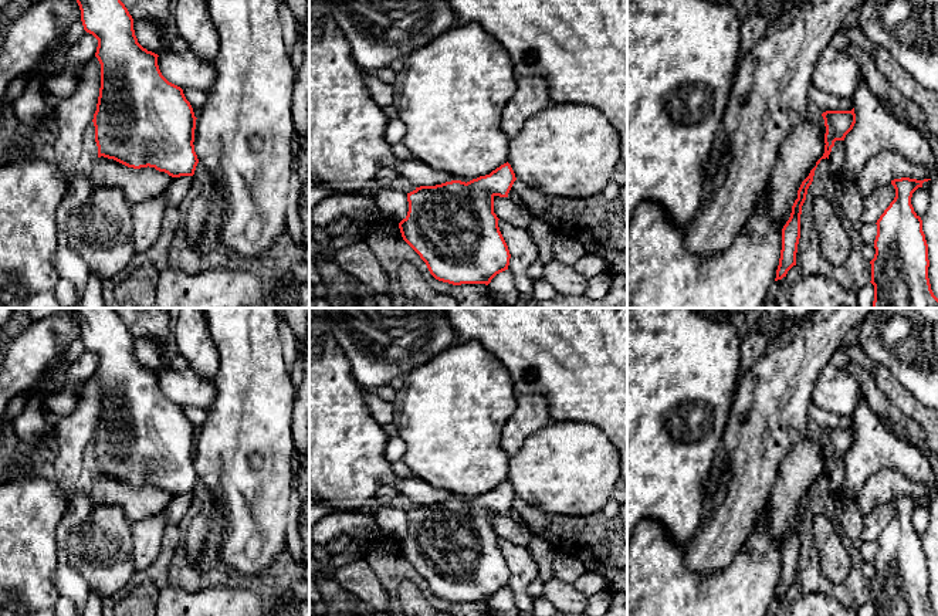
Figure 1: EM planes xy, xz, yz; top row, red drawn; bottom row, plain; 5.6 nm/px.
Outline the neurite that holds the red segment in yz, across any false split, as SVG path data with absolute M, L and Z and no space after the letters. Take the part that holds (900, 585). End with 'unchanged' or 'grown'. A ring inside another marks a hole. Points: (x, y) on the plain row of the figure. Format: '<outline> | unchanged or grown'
M891 498L895 515L876 541L876 572L870 579L874 616L937 616L928 596L922 538L911 522L912 511L928 498Z | unchanged

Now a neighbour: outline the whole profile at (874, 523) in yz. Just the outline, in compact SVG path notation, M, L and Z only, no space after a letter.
M891 501L874 508L871 512L864 515L863 529L859 534L859 538L863 542L877 541L884 528L895 515L895 507Z

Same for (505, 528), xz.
M494 514L494 531L502 539L508 539L519 546L526 546L534 534L529 528L517 524L508 515Z

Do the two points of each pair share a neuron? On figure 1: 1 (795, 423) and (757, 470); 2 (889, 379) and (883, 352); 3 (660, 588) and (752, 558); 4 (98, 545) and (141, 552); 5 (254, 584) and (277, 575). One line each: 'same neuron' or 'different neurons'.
1: same neuron
2: different neurons
3: same neuron
4: different neurons
5: same neuron

